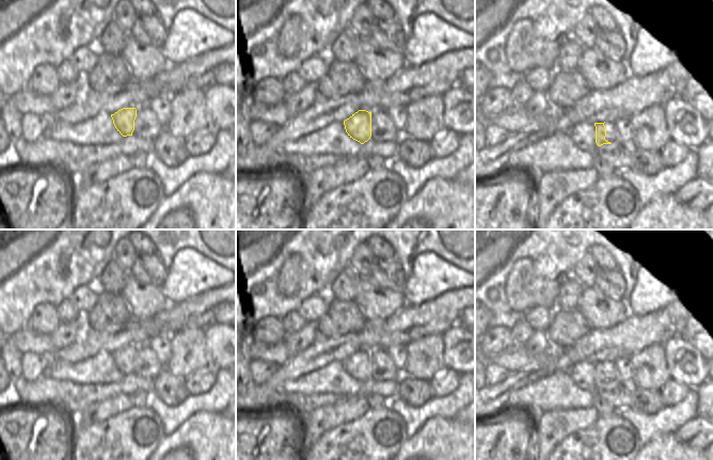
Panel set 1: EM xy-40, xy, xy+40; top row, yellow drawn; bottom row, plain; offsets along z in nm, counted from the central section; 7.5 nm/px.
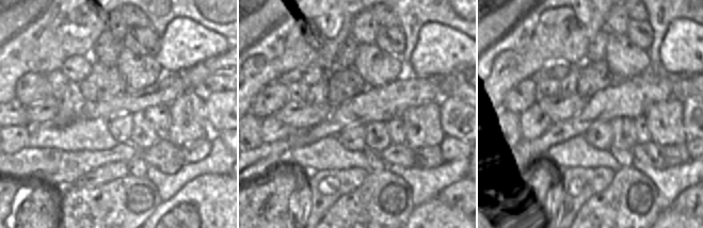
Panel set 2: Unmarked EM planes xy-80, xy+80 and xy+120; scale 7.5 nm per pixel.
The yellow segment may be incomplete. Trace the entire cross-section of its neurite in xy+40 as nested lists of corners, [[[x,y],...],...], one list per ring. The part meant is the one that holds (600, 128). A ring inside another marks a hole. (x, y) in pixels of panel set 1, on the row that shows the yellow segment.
[[[580,123],[572,127],[570,134],[582,150],[592,150],[595,146],[612,144],[605,140],[606,128],[604,123]]]

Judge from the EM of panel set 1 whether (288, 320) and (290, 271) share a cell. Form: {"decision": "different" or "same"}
{"decision": "different"}

